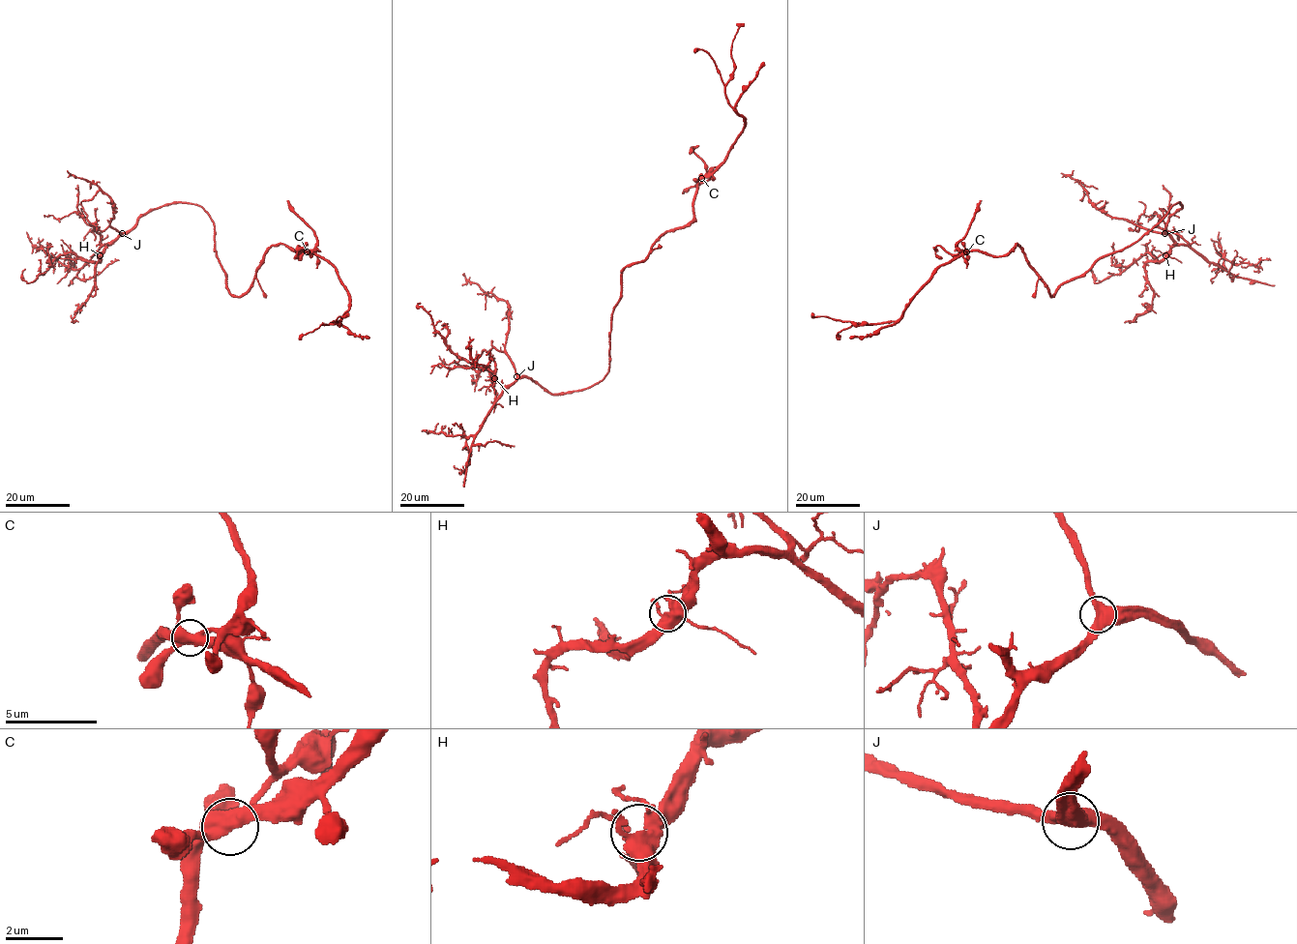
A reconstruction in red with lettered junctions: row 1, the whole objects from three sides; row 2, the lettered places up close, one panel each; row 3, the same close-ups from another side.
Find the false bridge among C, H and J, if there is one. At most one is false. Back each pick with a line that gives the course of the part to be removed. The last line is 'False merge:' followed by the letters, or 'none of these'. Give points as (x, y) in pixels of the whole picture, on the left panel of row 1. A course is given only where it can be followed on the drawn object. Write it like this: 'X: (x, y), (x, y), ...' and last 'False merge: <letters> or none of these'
False merge: none of these

